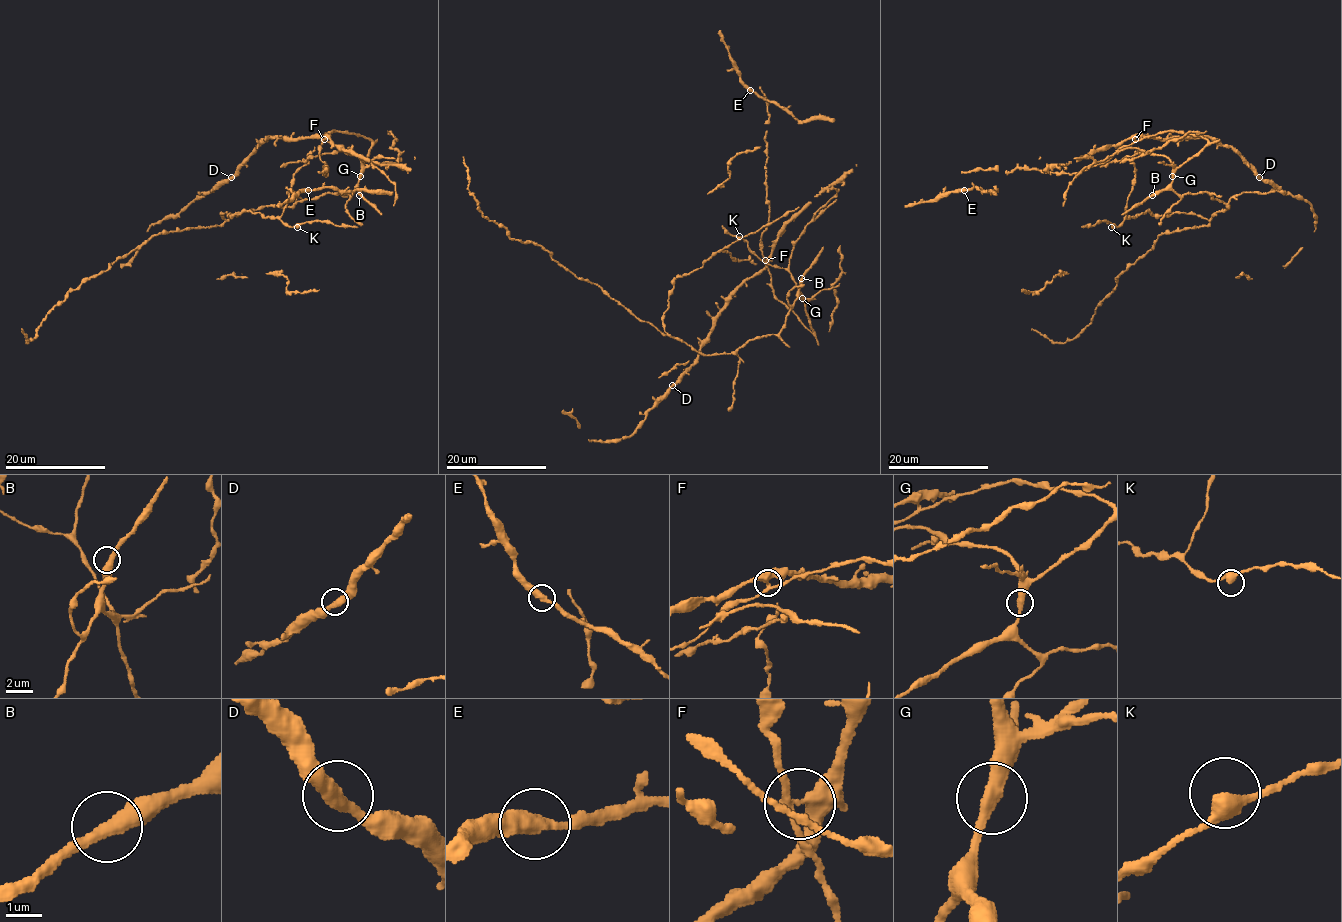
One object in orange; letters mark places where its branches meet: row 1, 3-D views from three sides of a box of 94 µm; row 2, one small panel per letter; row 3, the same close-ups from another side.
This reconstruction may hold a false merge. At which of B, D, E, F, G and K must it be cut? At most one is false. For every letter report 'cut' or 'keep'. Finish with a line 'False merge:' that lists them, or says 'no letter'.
B: keep
D: keep
E: keep
F: keep
G: keep
K: keep
False merge: no letter

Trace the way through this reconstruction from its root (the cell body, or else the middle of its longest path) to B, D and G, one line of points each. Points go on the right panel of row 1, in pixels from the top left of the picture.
B: (1176, 192), (1162, 190), (1152, 195)
D: (1176, 192), (1171, 187), (1174, 172), (1208, 142), (1171, 130), (1142, 135), (1214, 138), (1259, 177)
G: (1176, 192), (1171, 187), (1172, 176)

